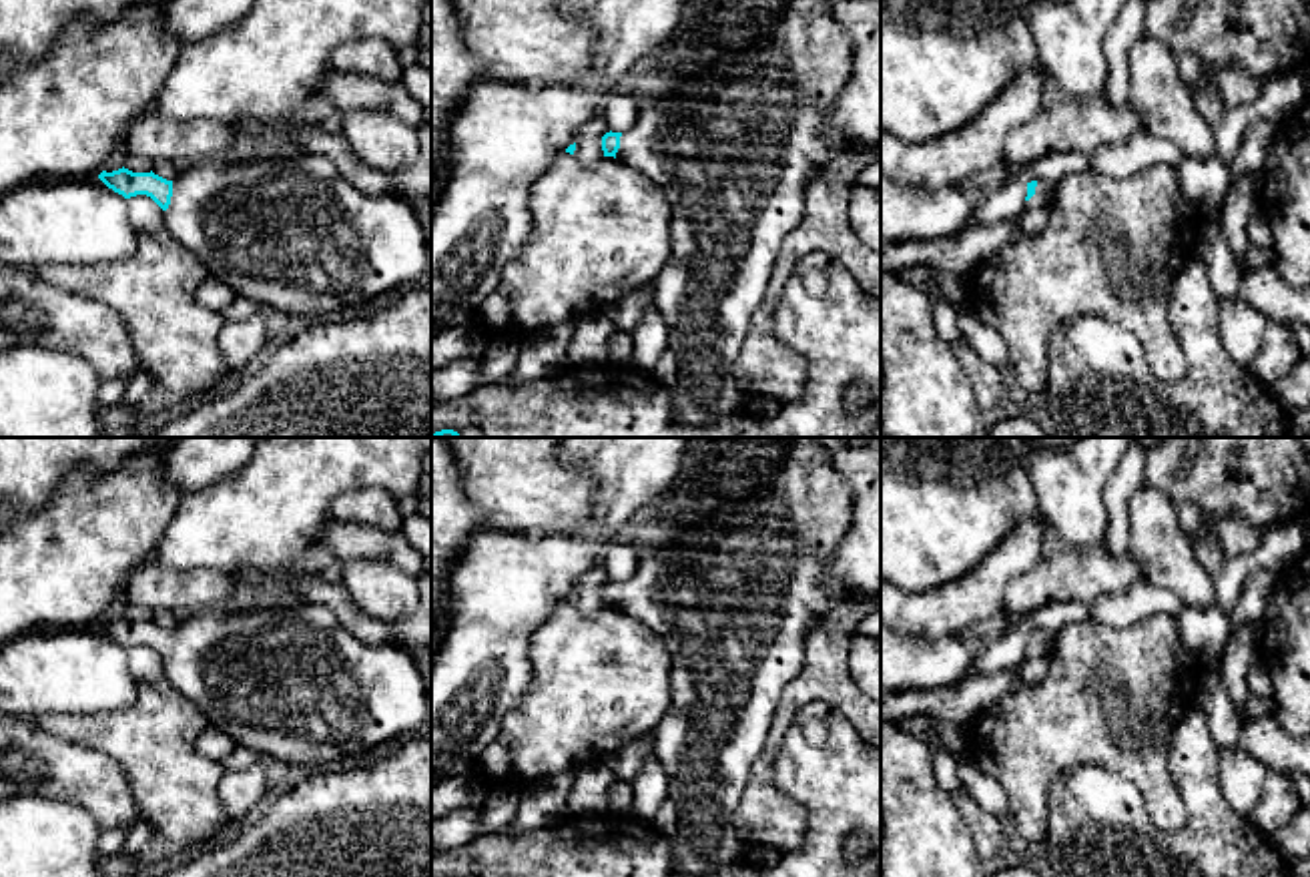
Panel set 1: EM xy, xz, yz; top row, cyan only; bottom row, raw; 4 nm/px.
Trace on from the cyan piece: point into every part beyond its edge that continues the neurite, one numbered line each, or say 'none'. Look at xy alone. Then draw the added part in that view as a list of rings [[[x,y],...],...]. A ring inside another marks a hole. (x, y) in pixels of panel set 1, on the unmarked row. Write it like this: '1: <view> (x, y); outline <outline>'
1: xy (291, 685); outline [[[321,604],[235,612],[231,606],[183,618],[173,630],[165,678],[189,696],[239,747],[285,765],[319,767],[359,759],[391,739],[425,735],[431,726],[429,692],[413,656],[395,644],[365,644]]]

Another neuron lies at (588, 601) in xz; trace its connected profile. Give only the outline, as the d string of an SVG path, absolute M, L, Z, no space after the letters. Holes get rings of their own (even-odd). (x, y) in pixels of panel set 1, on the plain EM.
M604 562L594 564L576 586L574 606L584 618L594 618L602 608L602 586L610 582Z

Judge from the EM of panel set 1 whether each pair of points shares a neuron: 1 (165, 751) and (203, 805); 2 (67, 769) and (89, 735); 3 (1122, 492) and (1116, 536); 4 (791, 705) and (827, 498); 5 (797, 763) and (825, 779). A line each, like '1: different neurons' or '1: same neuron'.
1: same neuron
2: different neurons
3: same neuron
4: different neurons
5: same neuron

